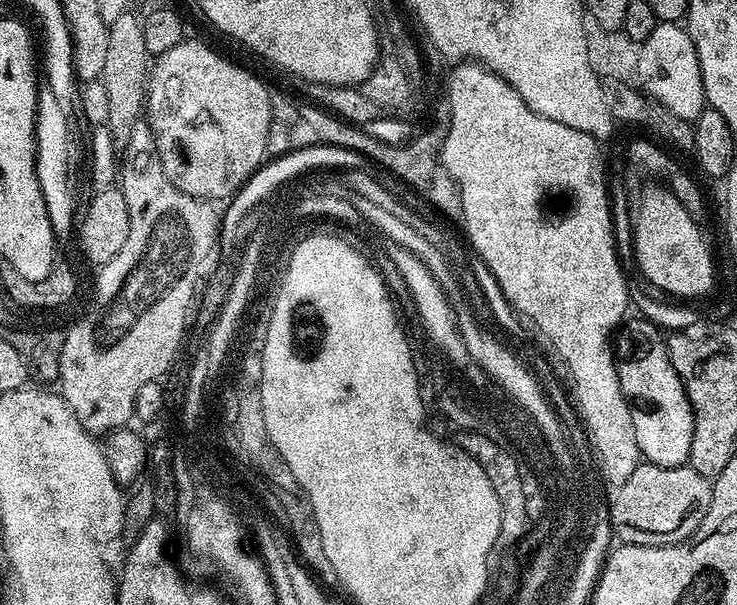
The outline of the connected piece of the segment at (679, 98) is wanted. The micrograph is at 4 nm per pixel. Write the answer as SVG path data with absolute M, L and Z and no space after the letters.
M657 23L654 34L639 44L636 80L645 97L651 98L670 114L678 115L683 122L695 121L699 112L706 107L696 47L687 27L679 23Z

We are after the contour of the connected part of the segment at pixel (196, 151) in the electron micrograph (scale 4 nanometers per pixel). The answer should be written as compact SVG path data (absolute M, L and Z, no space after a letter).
M185 38L178 46L166 50L166 54L155 57L148 78L146 124L148 120L152 127L152 136L156 139L154 152L160 157L166 178L170 178L178 190L209 202L217 202L223 196L228 198L240 191L266 160L266 133L273 120L271 96L270 88L254 73L219 56L200 40Z

